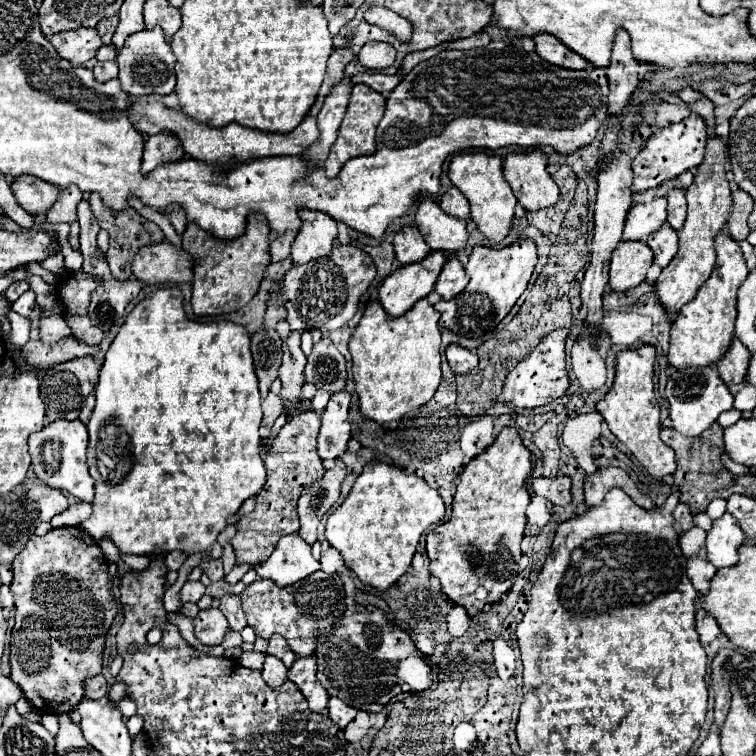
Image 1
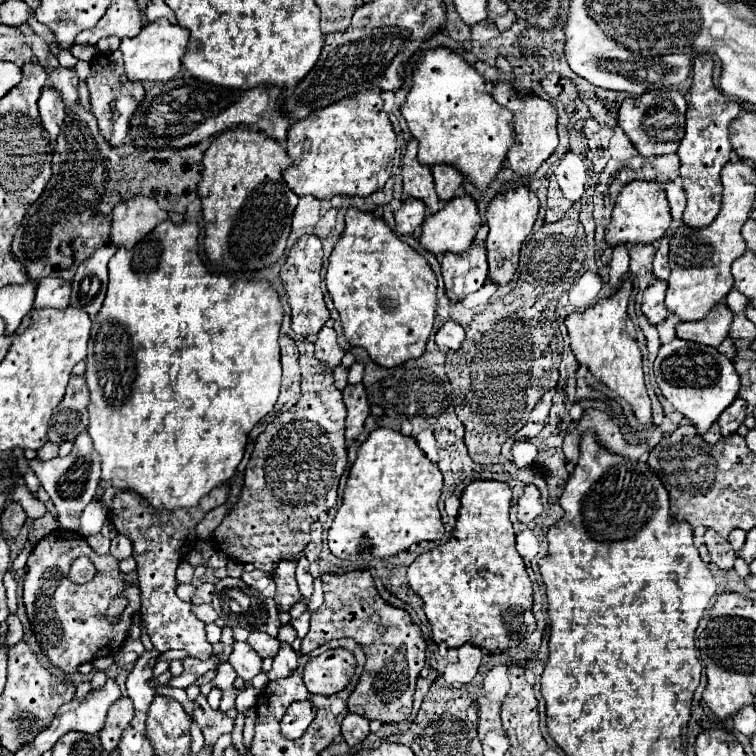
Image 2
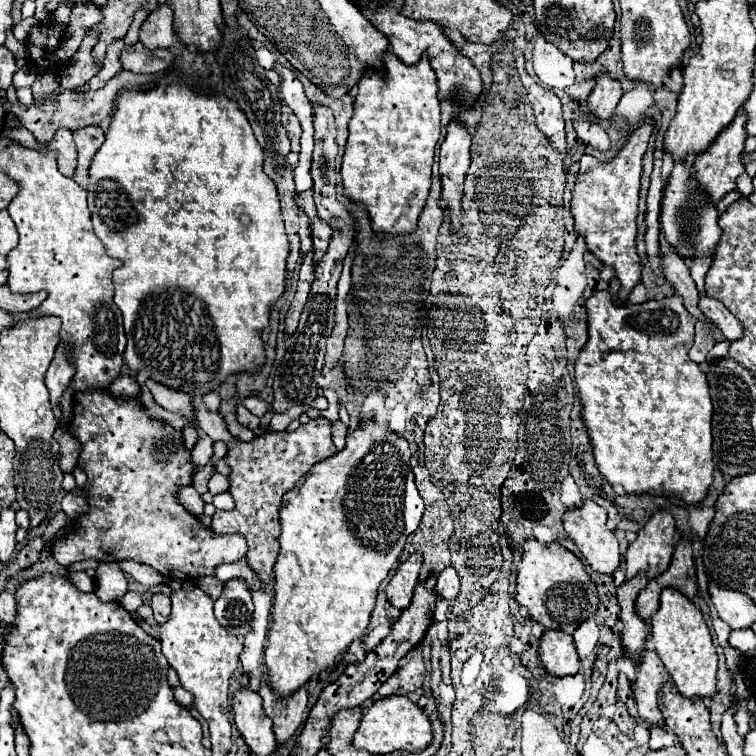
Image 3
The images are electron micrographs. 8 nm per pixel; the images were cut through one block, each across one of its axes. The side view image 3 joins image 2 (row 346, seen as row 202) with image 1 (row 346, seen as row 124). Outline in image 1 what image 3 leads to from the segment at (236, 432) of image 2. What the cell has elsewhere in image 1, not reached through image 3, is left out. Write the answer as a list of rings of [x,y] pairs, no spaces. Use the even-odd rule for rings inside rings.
[[[174,286],[174,288],[160,288],[160,290],[154,290],[152,294],[148,294],[142,302],[138,302],[132,312],[126,316],[124,324],[120,326],[120,332],[116,334],[116,338],[112,340],[108,352],[106,352],[106,358],[104,358],[104,364],[100,368],[100,380],[96,384],[96,390],[94,390],[94,396],[96,396],[96,406],[94,406],[94,412],[86,424],[88,428],[88,434],[90,434],[90,444],[88,444],[88,460],[92,460],[92,478],[96,480],[96,494],[108,494],[108,534],[112,538],[112,542],[118,546],[118,550],[126,552],[126,554],[150,554],[156,546],[164,548],[164,552],[172,552],[172,550],[182,550],[182,552],[202,552],[206,550],[210,544],[216,542],[216,536],[224,530],[226,526],[226,520],[228,516],[236,514],[236,510],[242,506],[244,500],[256,496],[264,482],[266,482],[266,468],[264,468],[264,462],[260,458],[260,444],[262,444],[262,438],[258,434],[258,428],[260,428],[260,422],[262,422],[262,410],[260,410],[260,394],[258,394],[258,384],[256,384],[256,374],[254,374],[254,364],[252,364],[252,352],[250,352],[250,334],[234,324],[234,322],[192,322],[186,312],[184,312],[184,306],[182,306],[182,292]]]

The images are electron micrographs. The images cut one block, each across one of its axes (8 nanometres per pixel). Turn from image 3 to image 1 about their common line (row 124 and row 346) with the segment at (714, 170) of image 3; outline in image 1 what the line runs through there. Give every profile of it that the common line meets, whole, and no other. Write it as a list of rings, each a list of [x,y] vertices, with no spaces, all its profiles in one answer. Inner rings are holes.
[[[734,338],[726,354],[716,362],[720,378],[728,384],[728,388],[740,388],[744,384],[744,376],[750,364],[750,352],[744,348],[744,344]]]

